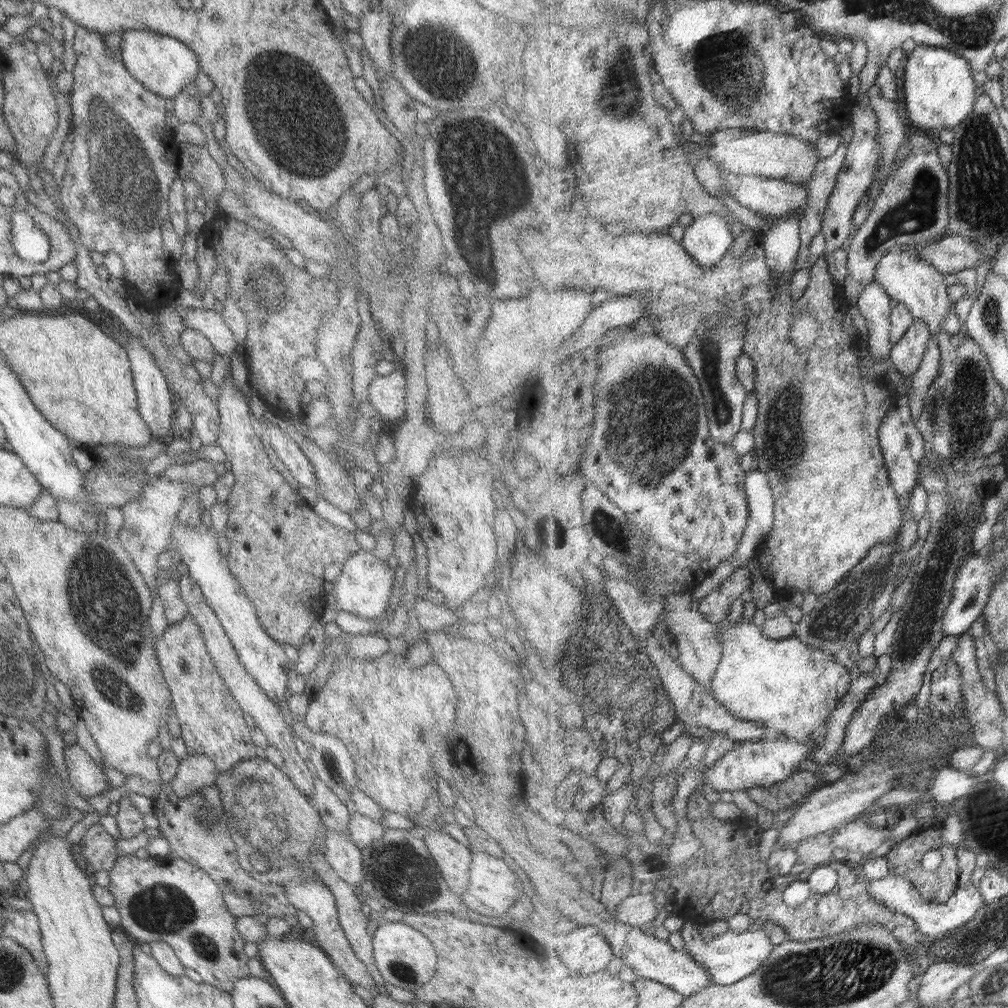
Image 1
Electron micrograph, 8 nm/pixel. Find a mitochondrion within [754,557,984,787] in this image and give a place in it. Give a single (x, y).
(917, 638)

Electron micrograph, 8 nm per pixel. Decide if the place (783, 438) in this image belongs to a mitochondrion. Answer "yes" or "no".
yes

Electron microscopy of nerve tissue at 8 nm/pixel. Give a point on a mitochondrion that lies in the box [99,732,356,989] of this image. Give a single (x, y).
(163, 909)

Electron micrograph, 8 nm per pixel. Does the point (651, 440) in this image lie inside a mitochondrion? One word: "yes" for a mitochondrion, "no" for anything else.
yes

